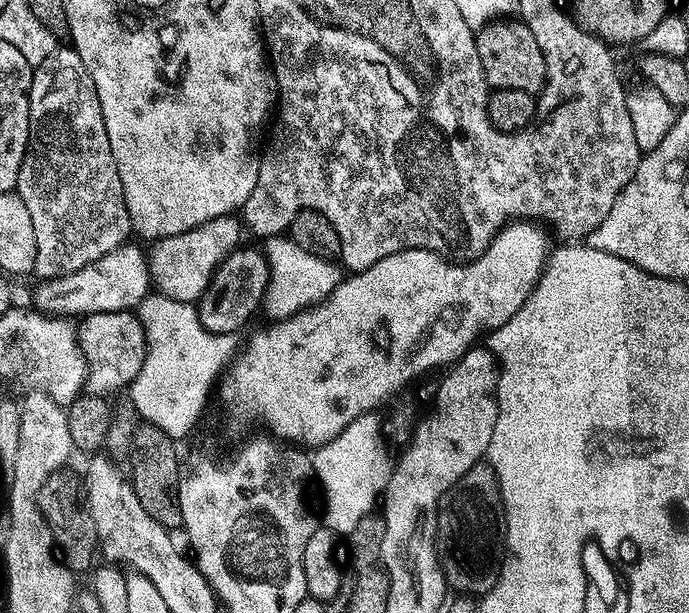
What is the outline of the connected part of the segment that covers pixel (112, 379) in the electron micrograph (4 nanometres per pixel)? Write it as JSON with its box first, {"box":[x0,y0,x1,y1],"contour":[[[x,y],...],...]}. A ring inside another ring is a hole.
{"box":[76,311,146,397],"contour":[[[135,311],[95,312],[83,317],[76,328],[76,341],[88,367],[83,389],[87,395],[107,397],[108,392],[127,389],[138,378],[146,358],[146,336]]]}

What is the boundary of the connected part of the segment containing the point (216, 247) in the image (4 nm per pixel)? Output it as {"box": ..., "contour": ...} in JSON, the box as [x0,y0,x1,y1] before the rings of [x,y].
{"box":[148,215,242,304],"contour":[[[235,215],[222,218],[210,218],[194,230],[162,238],[151,245],[148,257],[148,275],[150,284],[159,295],[174,298],[178,302],[191,304],[199,301],[216,268],[241,243],[242,224]]]}

